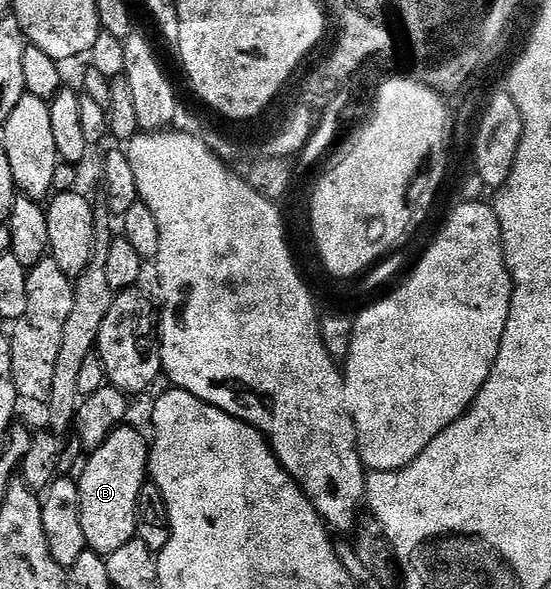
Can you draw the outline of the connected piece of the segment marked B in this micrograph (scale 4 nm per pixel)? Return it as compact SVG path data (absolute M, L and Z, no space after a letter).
M124 425L109 433L107 440L86 459L77 475L81 493L81 529L88 548L106 557L136 538L137 496L149 479L149 443L143 440L141 432L134 431L131 425Z

